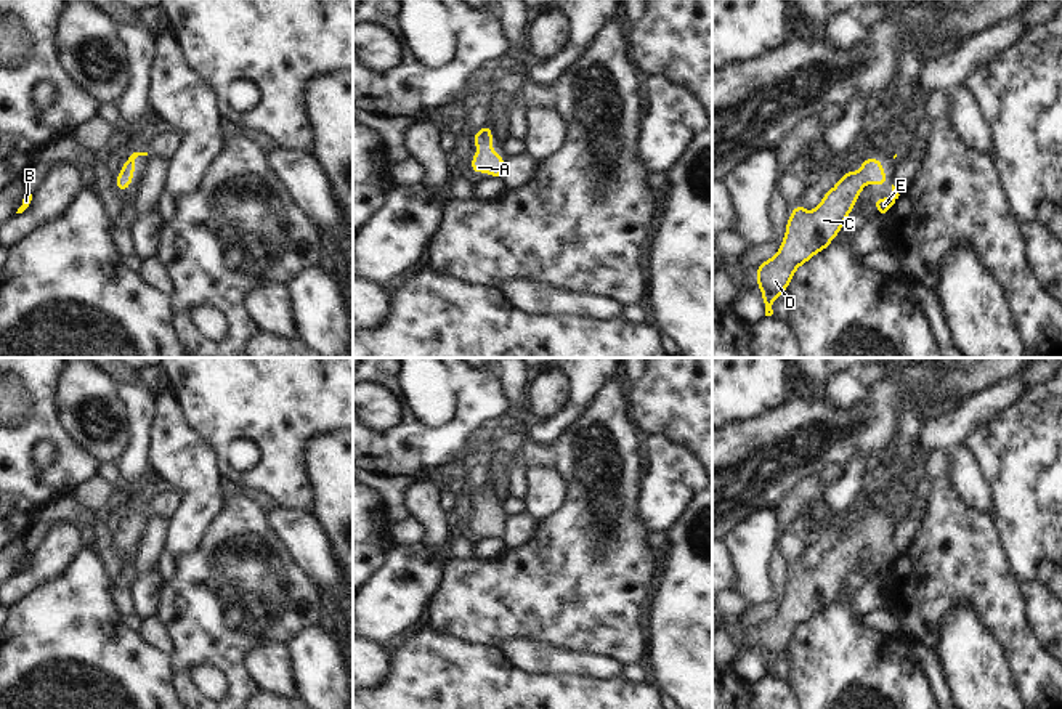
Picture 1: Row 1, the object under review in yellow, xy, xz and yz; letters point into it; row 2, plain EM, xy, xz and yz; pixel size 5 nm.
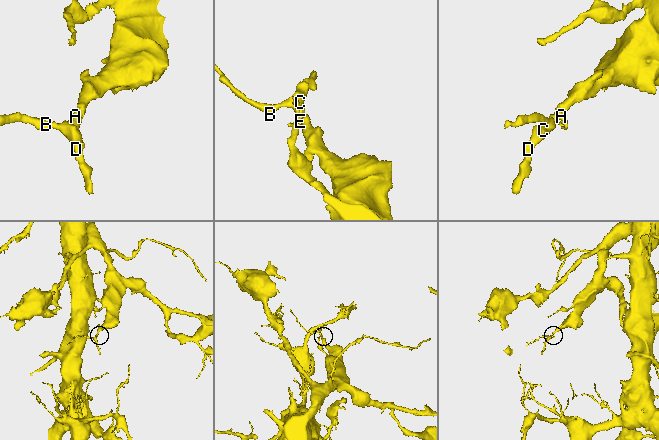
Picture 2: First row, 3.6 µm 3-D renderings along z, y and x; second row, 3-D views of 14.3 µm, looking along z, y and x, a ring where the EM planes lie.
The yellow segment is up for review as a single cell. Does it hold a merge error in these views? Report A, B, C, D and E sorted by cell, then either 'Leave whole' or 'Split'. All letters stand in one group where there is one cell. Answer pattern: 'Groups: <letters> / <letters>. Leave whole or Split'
Groups: A B C D E. Leave whole

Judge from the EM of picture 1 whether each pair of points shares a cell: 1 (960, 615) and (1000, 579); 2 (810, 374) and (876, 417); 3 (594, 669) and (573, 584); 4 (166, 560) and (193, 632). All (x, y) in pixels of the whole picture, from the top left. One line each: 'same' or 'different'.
1: different
2: different
3: different
4: different

